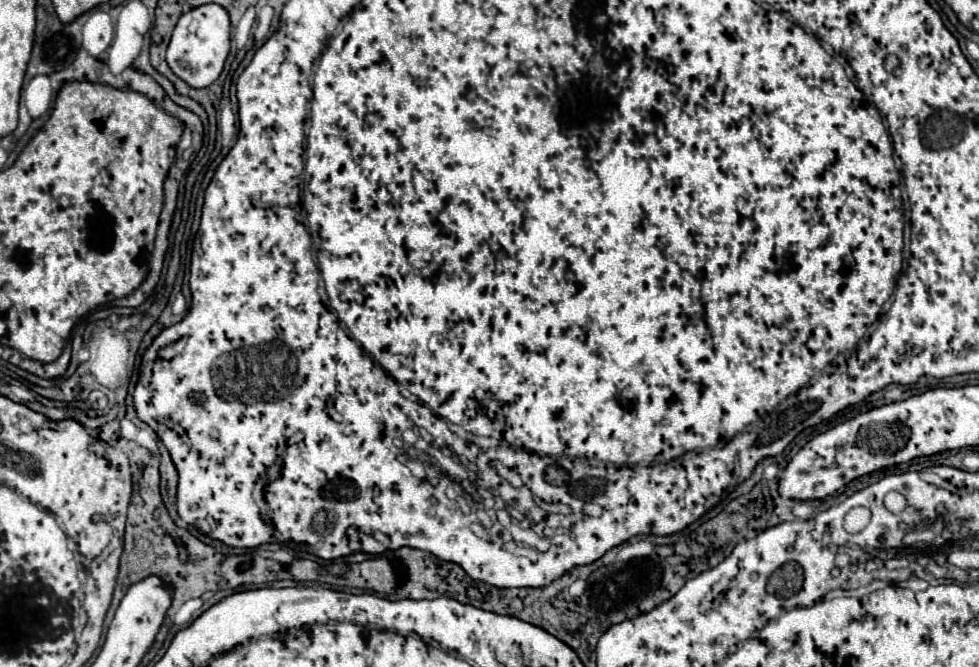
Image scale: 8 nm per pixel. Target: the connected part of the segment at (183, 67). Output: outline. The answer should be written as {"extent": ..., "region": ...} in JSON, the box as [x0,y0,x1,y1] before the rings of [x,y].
{"extent":[167,4,231,88],"region":[[[203,4],[179,18],[167,48],[167,64],[173,74],[185,80],[191,88],[207,88],[219,78],[223,70],[225,58],[229,54],[229,40],[231,22],[227,10],[219,4]]]}

